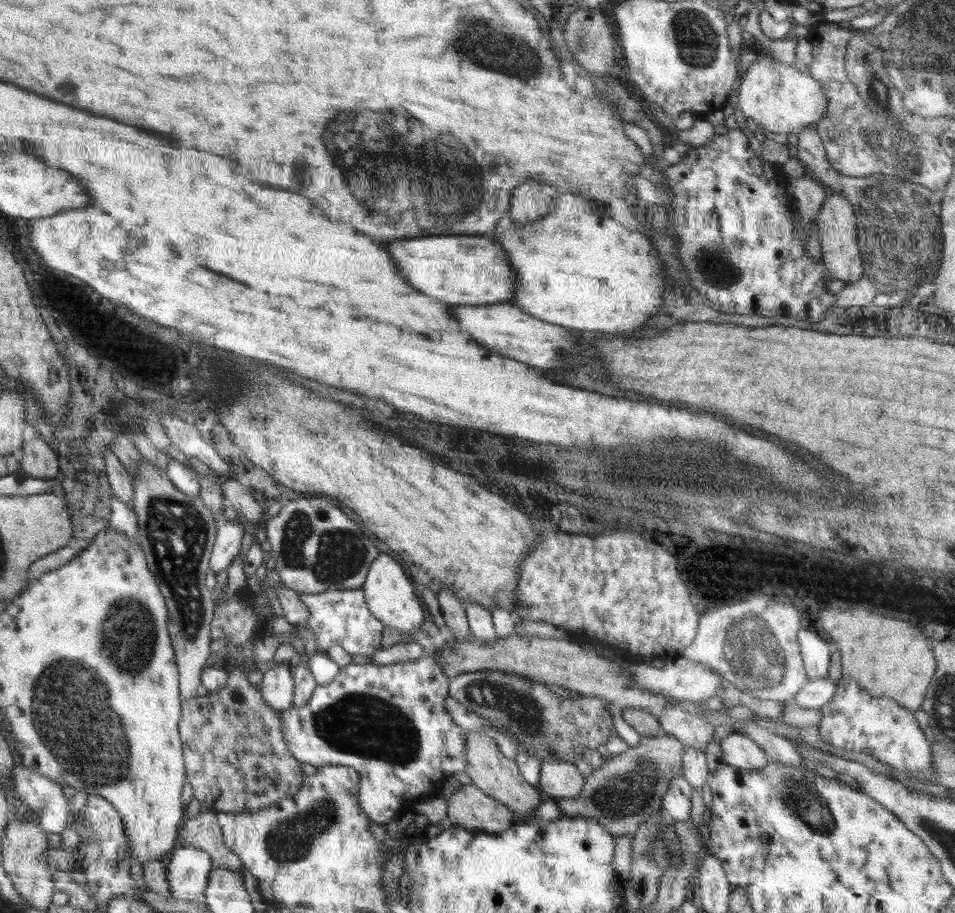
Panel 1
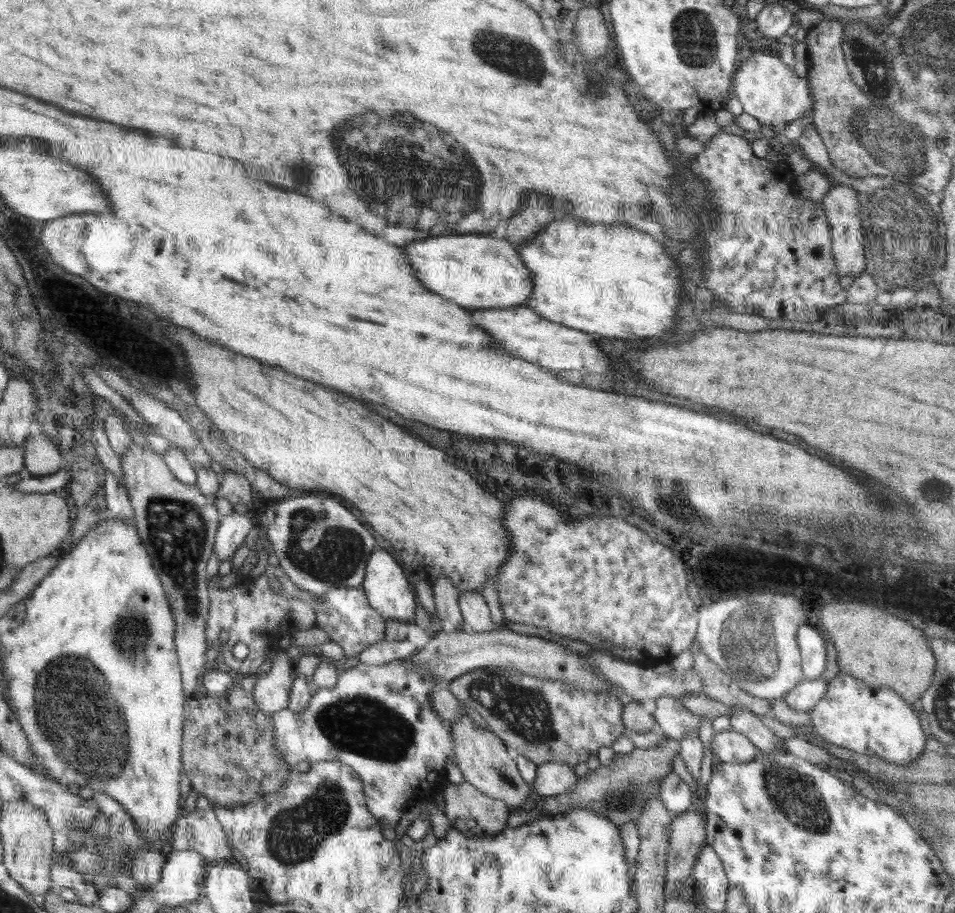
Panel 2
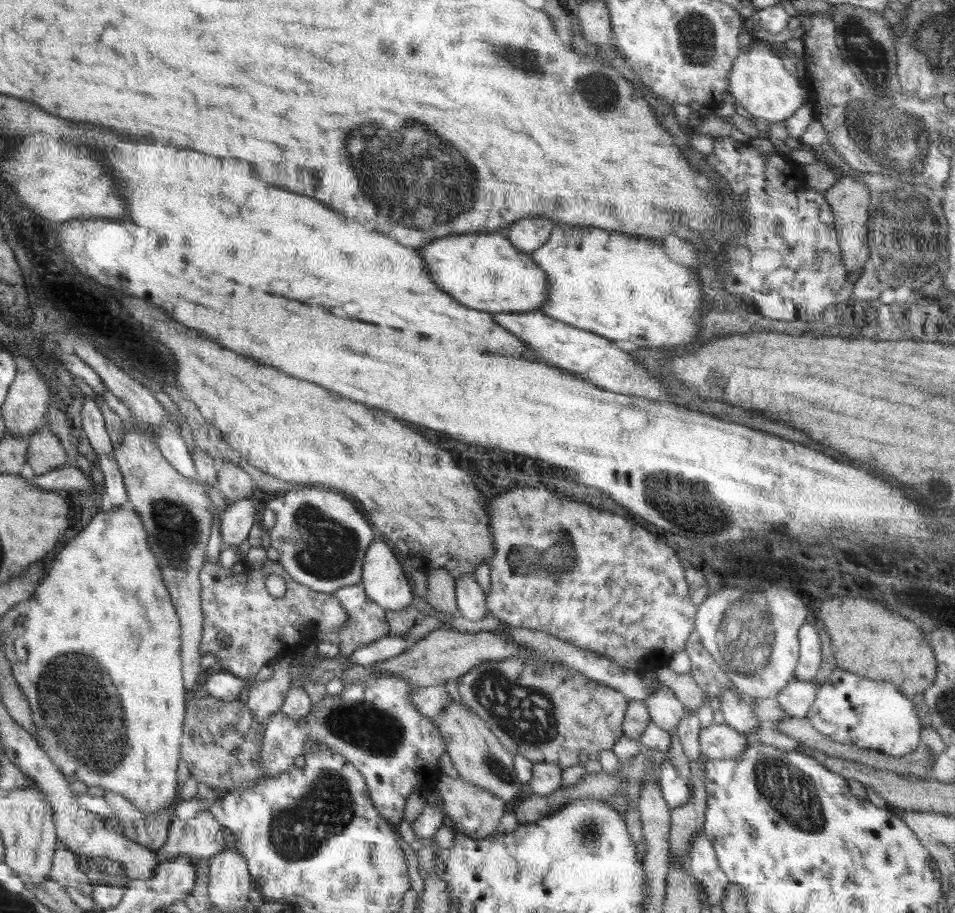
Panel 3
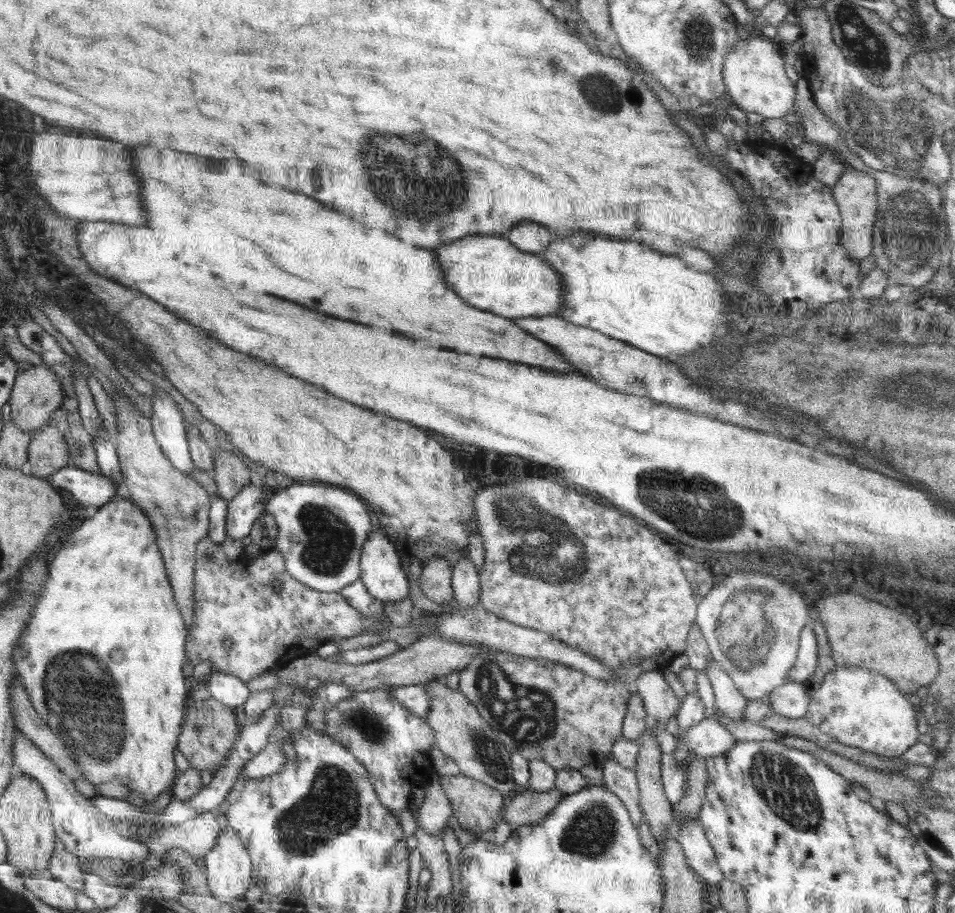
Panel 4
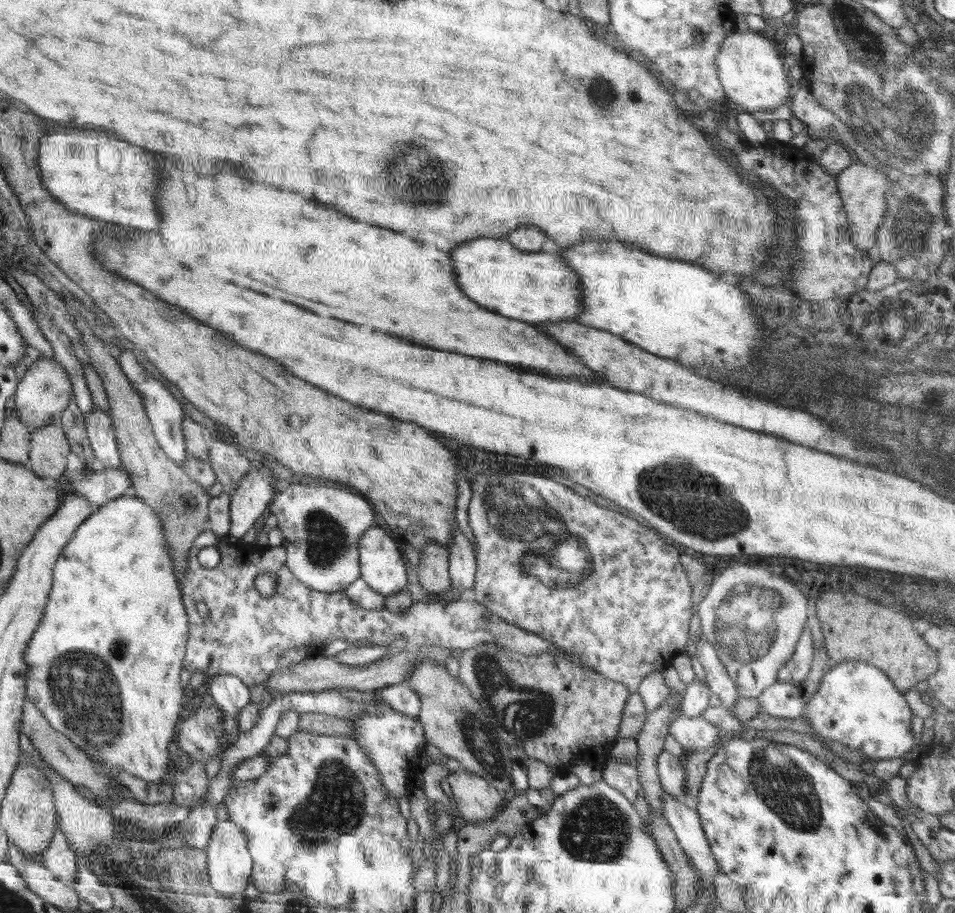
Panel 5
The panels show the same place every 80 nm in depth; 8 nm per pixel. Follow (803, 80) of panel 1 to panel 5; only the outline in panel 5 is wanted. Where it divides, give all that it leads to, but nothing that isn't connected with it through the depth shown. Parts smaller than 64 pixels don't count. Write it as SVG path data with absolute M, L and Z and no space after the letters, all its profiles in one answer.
M734 30L721 43L716 68L725 96L733 103L740 104L746 111L773 110L790 105L794 87L788 83L788 71L783 67L776 46L770 34L756 34Z

